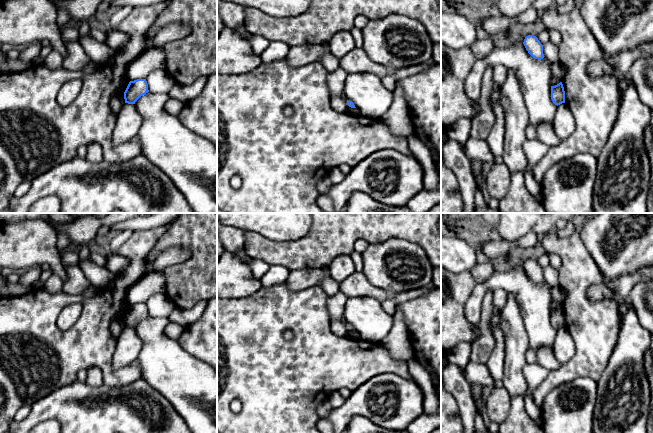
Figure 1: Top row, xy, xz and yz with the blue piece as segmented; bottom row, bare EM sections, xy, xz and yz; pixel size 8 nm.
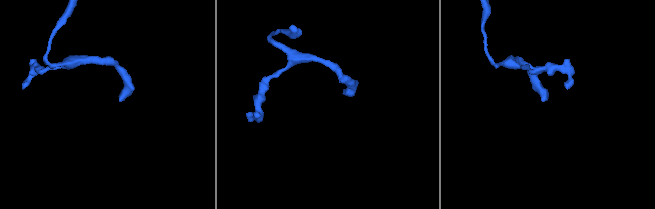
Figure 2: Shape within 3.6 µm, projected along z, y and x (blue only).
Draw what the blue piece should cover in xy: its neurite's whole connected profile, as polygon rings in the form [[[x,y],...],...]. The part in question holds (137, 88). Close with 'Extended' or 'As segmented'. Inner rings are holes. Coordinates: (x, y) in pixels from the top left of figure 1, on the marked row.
[[[146,79],[130,81],[124,92],[125,103],[135,104],[141,96],[148,92],[149,90]]]. As segmented

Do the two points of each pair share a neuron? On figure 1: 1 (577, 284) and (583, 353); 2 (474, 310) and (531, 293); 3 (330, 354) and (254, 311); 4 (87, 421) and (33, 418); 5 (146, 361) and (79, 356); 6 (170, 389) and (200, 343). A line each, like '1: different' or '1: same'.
1: same
2: same
3: same
4: same
5: different
6: different

